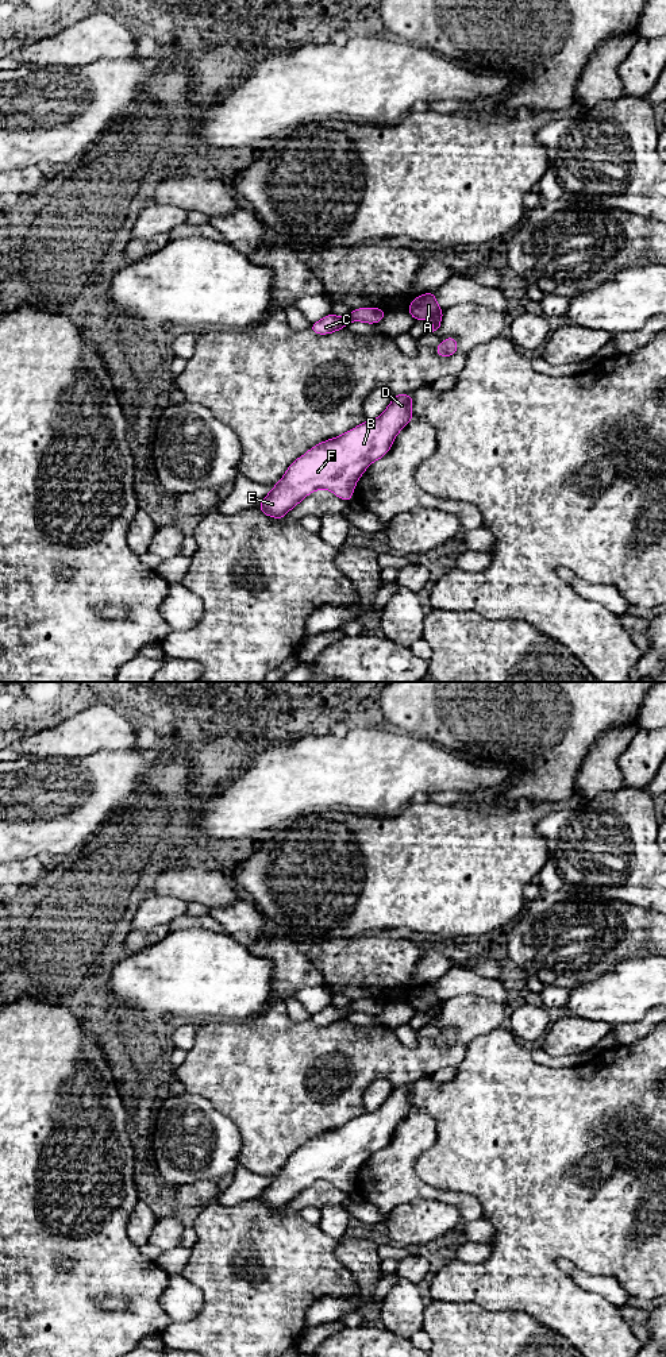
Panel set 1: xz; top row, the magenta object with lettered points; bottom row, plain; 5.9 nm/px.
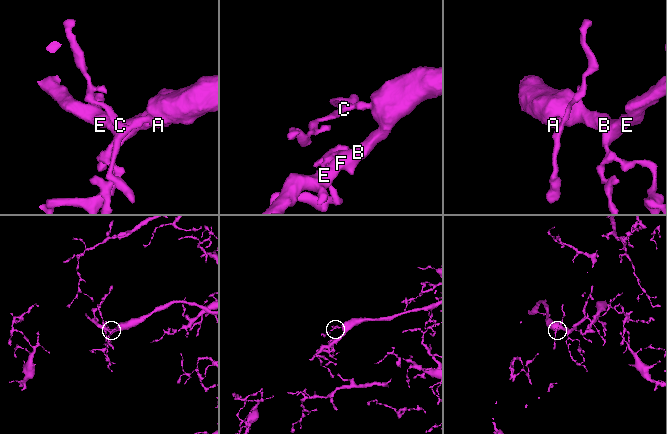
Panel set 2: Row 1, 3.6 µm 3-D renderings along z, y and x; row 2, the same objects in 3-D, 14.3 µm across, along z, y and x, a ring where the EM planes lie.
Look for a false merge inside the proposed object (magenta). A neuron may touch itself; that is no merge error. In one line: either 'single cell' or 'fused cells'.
single cell

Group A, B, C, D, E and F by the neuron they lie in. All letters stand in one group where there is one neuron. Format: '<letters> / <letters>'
A B C D E F

